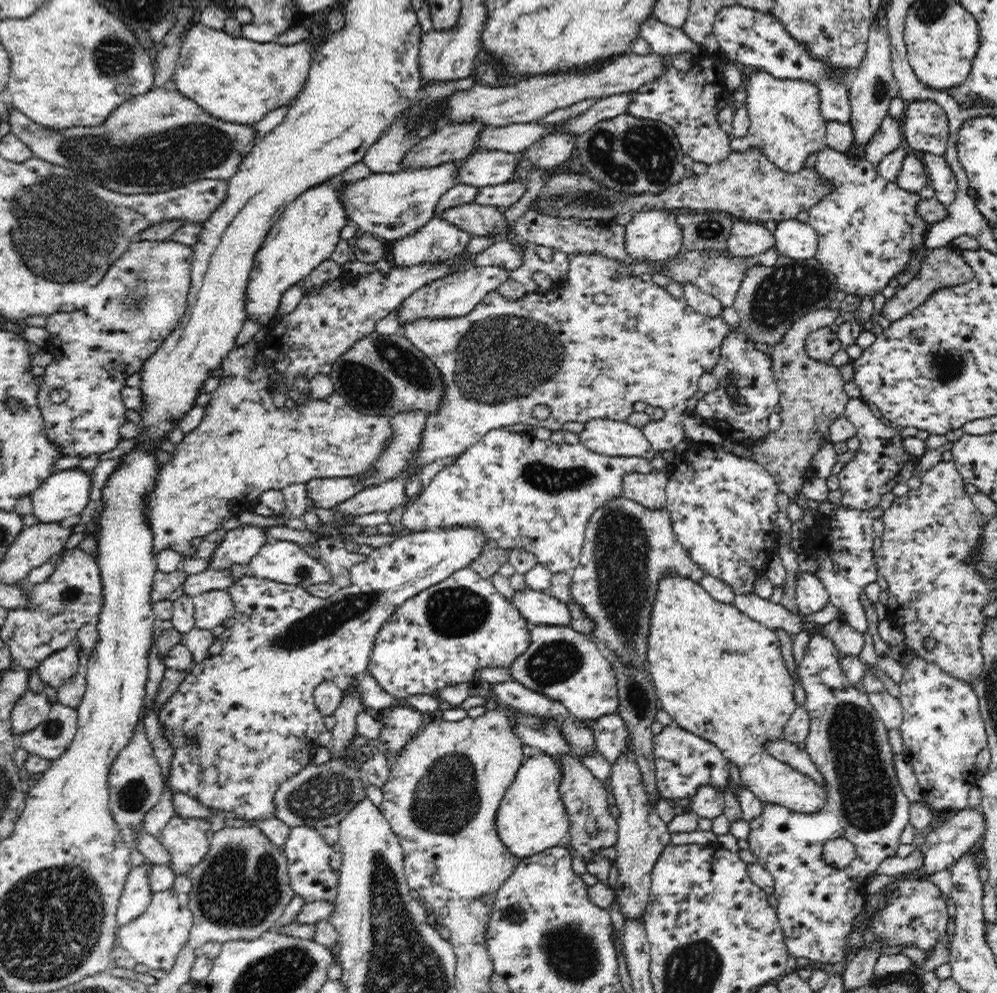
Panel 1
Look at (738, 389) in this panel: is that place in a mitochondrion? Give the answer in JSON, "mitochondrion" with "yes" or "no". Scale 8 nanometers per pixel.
{"mitochondrion":"yes"}

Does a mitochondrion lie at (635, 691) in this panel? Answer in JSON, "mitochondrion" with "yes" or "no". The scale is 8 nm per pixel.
{"mitochondrion":"yes"}

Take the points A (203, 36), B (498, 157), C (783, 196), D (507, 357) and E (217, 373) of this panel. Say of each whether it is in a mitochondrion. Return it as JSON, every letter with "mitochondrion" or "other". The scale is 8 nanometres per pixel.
{"A":"other","B":"other","C":"other","D":"mitochondrion","E":"other"}

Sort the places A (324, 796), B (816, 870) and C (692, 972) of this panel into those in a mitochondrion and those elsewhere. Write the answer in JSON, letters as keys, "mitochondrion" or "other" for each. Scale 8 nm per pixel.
{"A":"mitochondrion","B":"other","C":"mitochondrion"}

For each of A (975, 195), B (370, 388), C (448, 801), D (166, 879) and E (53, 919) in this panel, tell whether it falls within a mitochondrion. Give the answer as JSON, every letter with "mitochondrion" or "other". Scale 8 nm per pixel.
{"A":"other","B":"mitochondrion","C":"mitochondrion","D":"other","E":"mitochondrion"}

